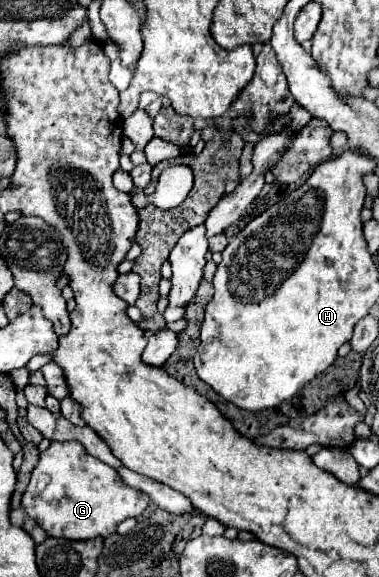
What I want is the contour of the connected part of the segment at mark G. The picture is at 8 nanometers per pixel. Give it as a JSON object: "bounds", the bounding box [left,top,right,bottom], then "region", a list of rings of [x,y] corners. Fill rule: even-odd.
{"bounds":[21,442,149,540],"region":[[[51,442],[51,446],[39,454],[39,462],[31,472],[31,482],[23,494],[21,504],[25,506],[27,516],[37,520],[37,524],[53,538],[67,538],[67,540],[91,540],[91,538],[107,538],[115,534],[117,526],[125,518],[137,518],[143,514],[149,506],[149,496],[133,490],[123,482],[123,478],[117,474],[115,468],[99,462],[97,458],[91,458],[87,452],[83,452],[83,446],[79,442]]]}

